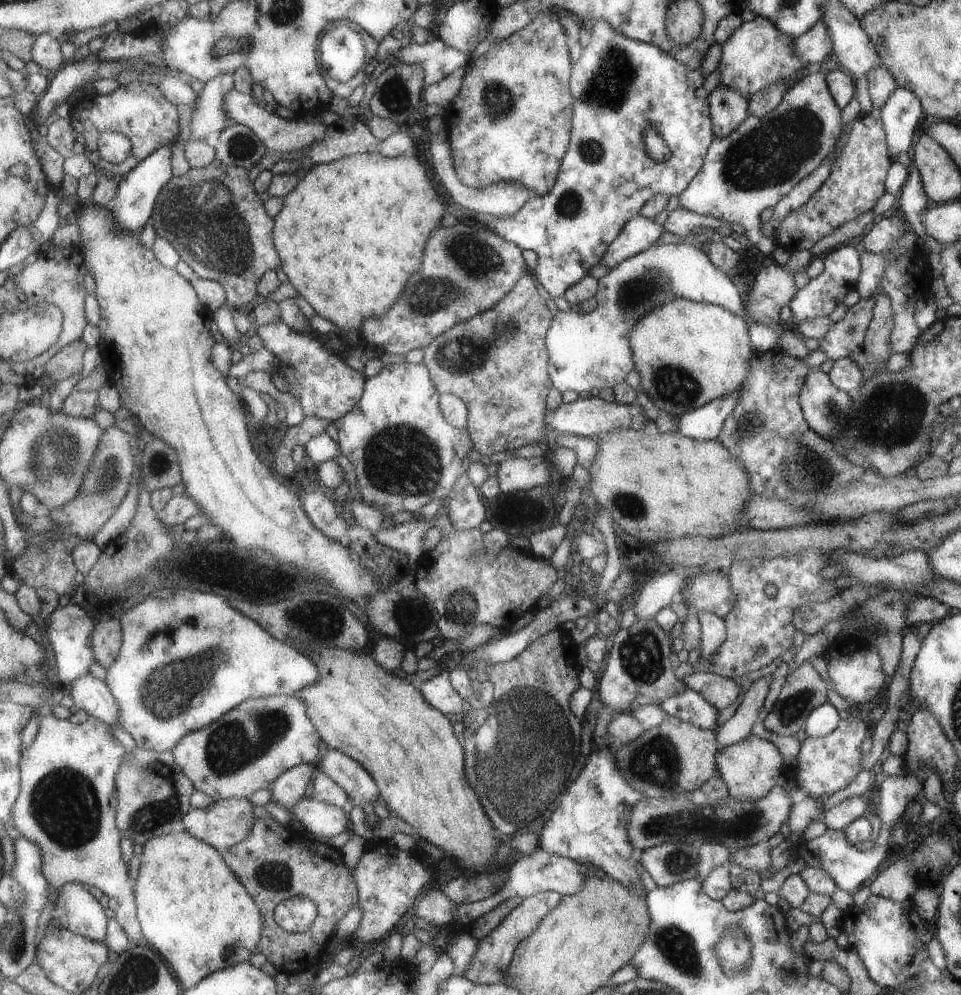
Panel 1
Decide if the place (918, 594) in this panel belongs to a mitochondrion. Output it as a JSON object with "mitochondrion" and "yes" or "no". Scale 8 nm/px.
{"mitochondrion":"no"}

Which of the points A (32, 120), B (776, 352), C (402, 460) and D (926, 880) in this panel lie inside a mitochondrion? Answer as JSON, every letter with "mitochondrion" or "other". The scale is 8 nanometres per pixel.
{"A":"other","B":"other","C":"mitochondrion","D":"other"}

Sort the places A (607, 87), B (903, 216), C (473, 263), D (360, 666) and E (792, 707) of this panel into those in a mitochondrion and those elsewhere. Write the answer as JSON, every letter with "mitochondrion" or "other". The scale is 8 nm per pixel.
{"A":"mitochondrion","B":"other","C":"mitochondrion","D":"other","E":"mitochondrion"}

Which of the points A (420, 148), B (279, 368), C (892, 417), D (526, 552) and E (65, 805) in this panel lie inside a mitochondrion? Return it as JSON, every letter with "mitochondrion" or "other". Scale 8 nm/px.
{"A":"other","B":"other","C":"mitochondrion","D":"other","E":"mitochondrion"}

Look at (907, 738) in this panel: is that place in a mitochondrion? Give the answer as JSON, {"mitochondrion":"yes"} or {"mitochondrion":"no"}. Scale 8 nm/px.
{"mitochondrion":"no"}

